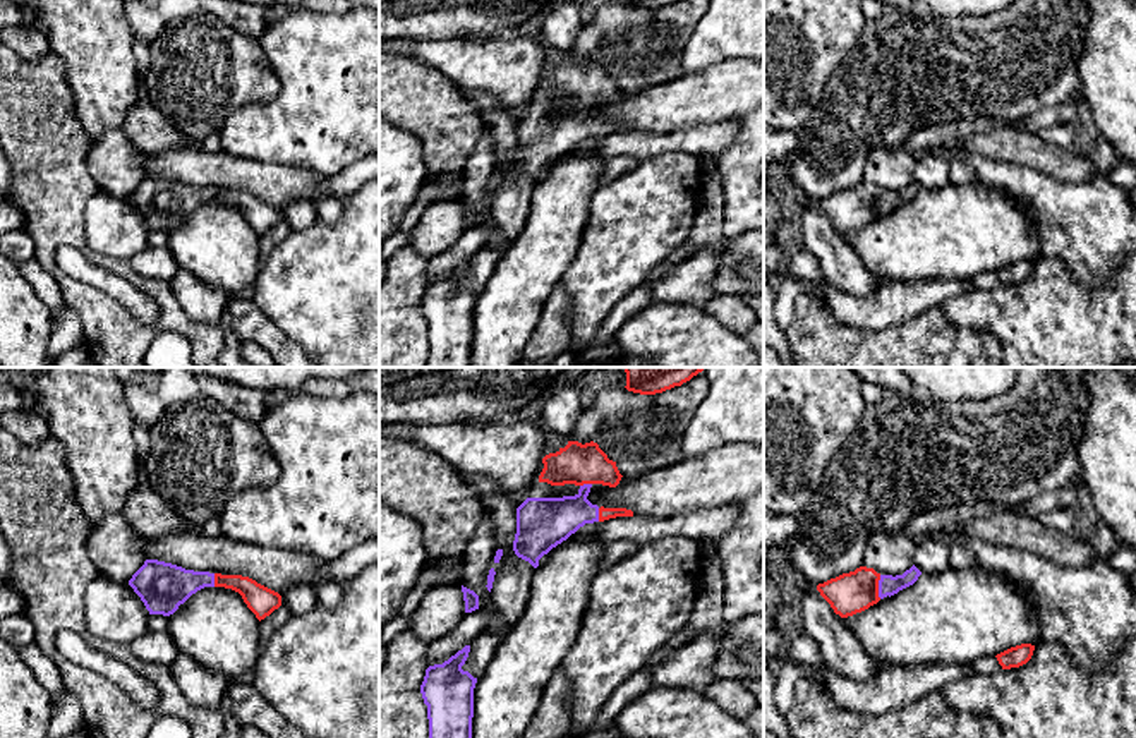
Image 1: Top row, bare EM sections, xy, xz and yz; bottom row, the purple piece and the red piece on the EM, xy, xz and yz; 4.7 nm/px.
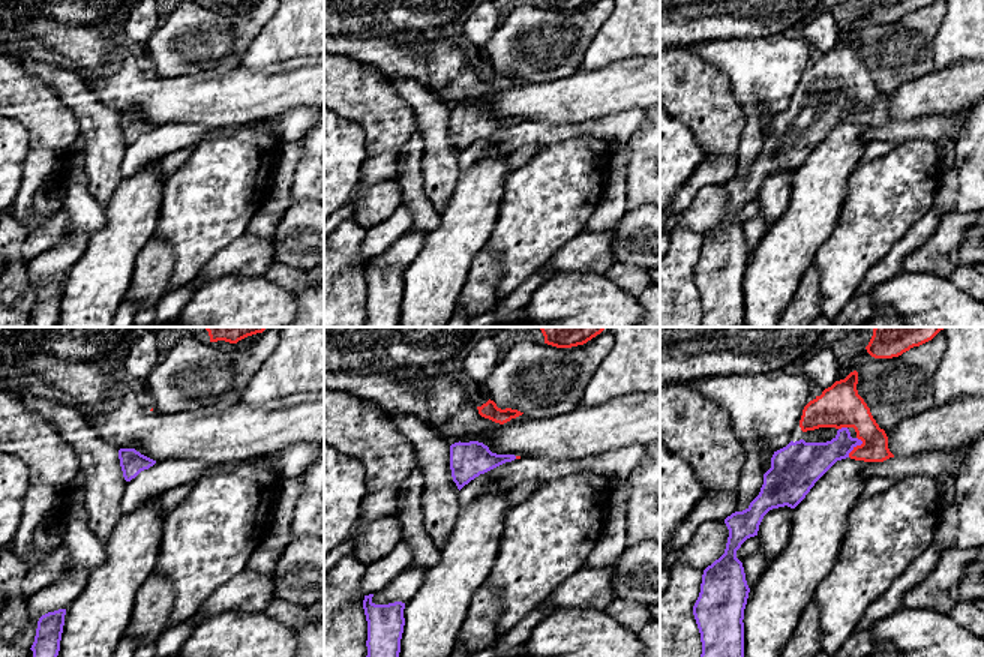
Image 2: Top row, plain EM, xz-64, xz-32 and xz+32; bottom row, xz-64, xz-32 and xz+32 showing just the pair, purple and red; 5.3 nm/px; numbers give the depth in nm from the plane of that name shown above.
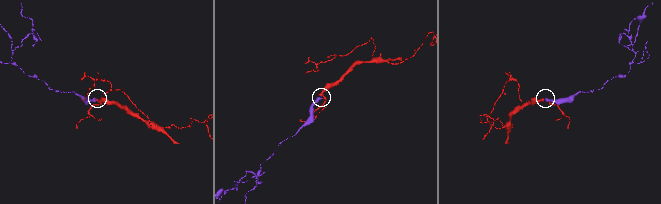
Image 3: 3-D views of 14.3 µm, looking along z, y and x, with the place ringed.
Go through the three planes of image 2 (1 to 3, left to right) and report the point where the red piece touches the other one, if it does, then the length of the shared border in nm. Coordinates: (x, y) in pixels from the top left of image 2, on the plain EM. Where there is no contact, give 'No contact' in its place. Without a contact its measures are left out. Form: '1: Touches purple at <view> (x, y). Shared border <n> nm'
1: No contact
2: No contact
3: Touches purple at xz+32 (855, 110). Shared border 120 nm

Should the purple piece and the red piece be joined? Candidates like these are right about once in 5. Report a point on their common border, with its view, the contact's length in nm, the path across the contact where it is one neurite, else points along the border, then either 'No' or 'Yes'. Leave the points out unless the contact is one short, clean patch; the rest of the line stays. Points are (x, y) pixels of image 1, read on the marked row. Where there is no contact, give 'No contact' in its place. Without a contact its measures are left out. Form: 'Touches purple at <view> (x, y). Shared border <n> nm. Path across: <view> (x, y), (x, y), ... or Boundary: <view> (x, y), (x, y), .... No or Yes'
Touches purple at yz (879, 587). Shared border 110 nm. Path across: yz (888, 586), (879, 587), (862, 587), (852, 592). Yes

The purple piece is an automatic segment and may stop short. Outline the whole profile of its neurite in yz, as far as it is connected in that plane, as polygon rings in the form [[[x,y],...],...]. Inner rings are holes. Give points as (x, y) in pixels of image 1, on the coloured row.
[[[913,565],[903,575],[880,575],[873,568],[860,566],[817,585],[820,596],[841,618],[853,616],[913,585],[921,572]]]

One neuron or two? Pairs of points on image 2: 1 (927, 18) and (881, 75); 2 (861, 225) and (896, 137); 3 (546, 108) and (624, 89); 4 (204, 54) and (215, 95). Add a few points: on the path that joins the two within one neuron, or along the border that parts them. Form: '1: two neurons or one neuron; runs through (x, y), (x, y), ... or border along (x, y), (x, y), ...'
1: one neuron; runs through (920, 32), (891, 62)
2: two neurons; border along (933, 143), (929, 140), (906, 140), (897, 144)
3: one neuron; runs through (566, 101), (605, 92)
4: two neurons; border along (194, 74), (159, 78)

